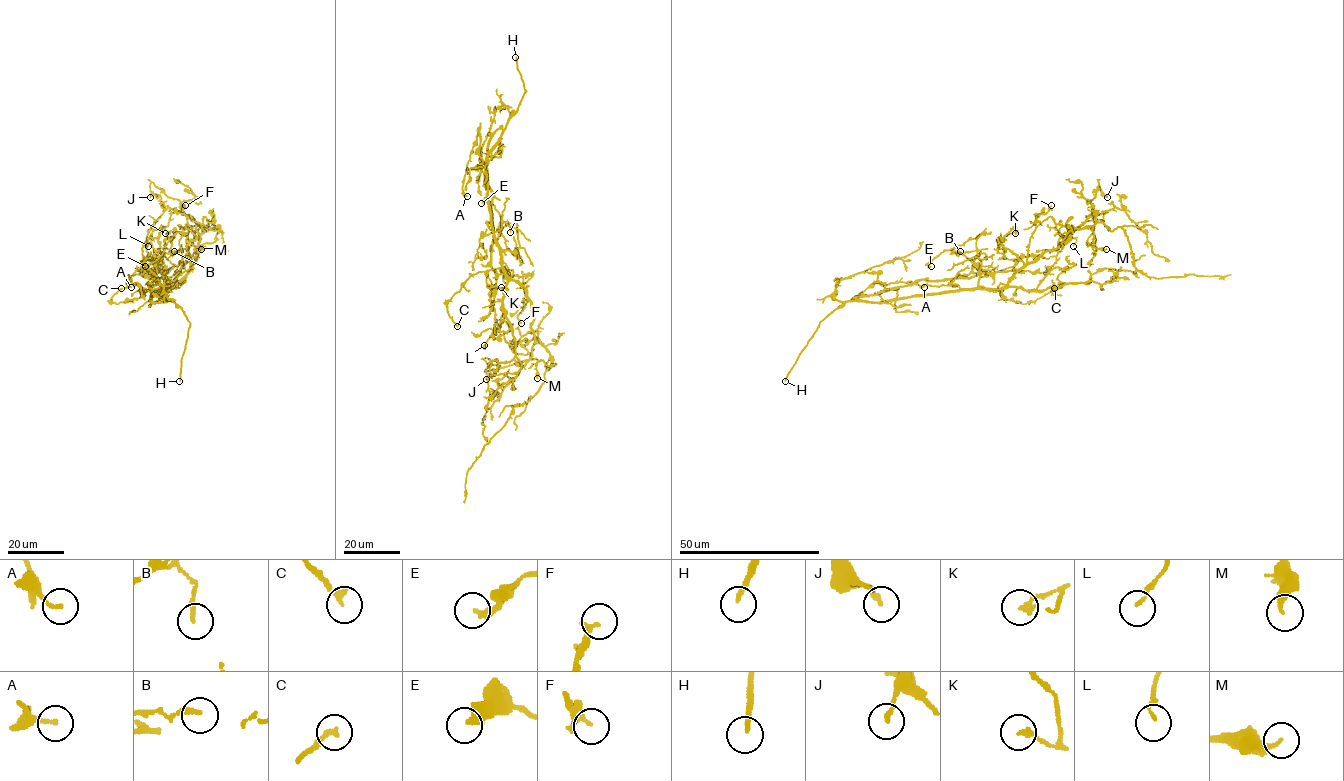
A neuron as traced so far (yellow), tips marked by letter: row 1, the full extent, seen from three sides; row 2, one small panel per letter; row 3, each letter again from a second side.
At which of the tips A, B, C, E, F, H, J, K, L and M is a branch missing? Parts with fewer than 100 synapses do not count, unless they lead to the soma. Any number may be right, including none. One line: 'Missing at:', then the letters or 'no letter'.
Missing at: H

